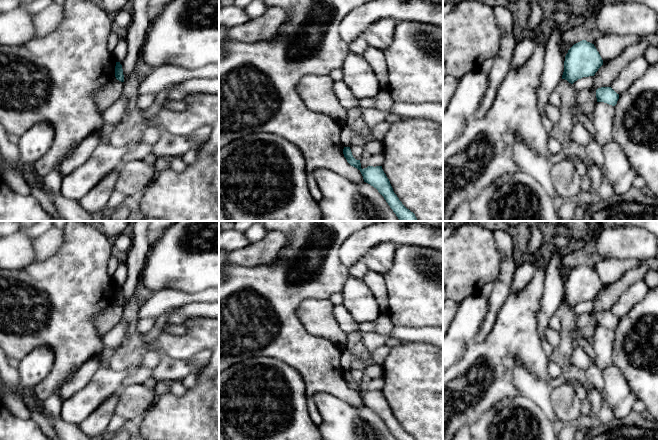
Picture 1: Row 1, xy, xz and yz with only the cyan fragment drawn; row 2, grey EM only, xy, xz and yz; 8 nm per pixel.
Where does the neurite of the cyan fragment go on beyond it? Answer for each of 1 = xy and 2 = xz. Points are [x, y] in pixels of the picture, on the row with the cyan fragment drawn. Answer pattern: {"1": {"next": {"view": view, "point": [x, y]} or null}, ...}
{"1": {"next": null}, "2": {"next": null}}

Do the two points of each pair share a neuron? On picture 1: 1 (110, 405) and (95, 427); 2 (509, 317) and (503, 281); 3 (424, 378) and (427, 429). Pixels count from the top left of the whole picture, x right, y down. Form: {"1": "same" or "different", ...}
{"1": "same", "2": "different", "3": "same"}

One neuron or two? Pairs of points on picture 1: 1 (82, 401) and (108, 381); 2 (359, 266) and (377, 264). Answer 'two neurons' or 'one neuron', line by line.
1: one neuron
2: two neurons

